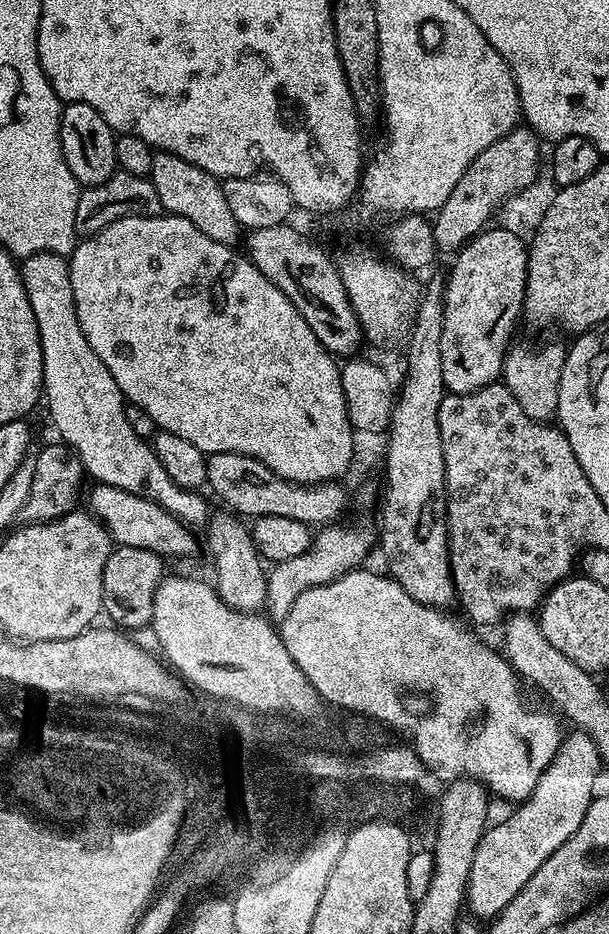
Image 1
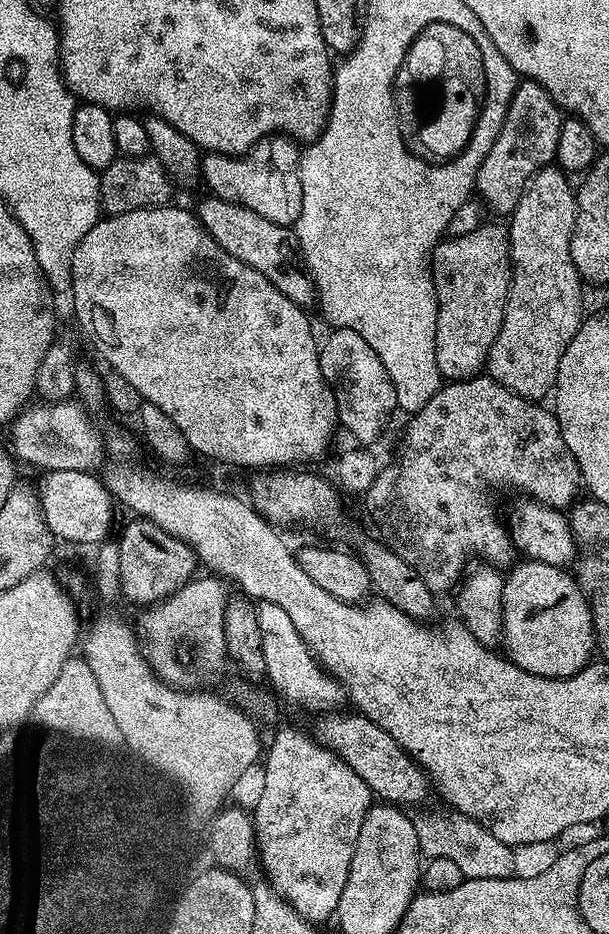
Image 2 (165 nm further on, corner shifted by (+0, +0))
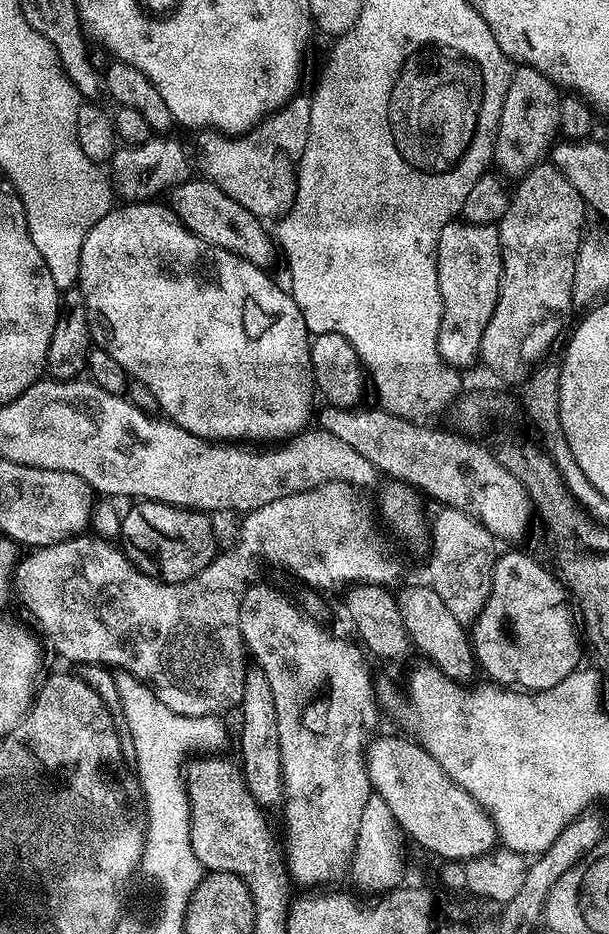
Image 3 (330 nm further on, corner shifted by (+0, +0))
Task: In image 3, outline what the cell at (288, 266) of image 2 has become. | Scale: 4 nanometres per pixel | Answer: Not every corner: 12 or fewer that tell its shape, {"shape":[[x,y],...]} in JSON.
{"shape":[[206,178],[169,189],[195,236],[268,270],[278,260],[261,217]]}

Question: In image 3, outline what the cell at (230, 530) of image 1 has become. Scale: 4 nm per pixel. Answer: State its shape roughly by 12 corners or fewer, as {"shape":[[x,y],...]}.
{"shape":[[249,670],[240,772],[258,806],[284,799],[278,710],[266,674]]}

